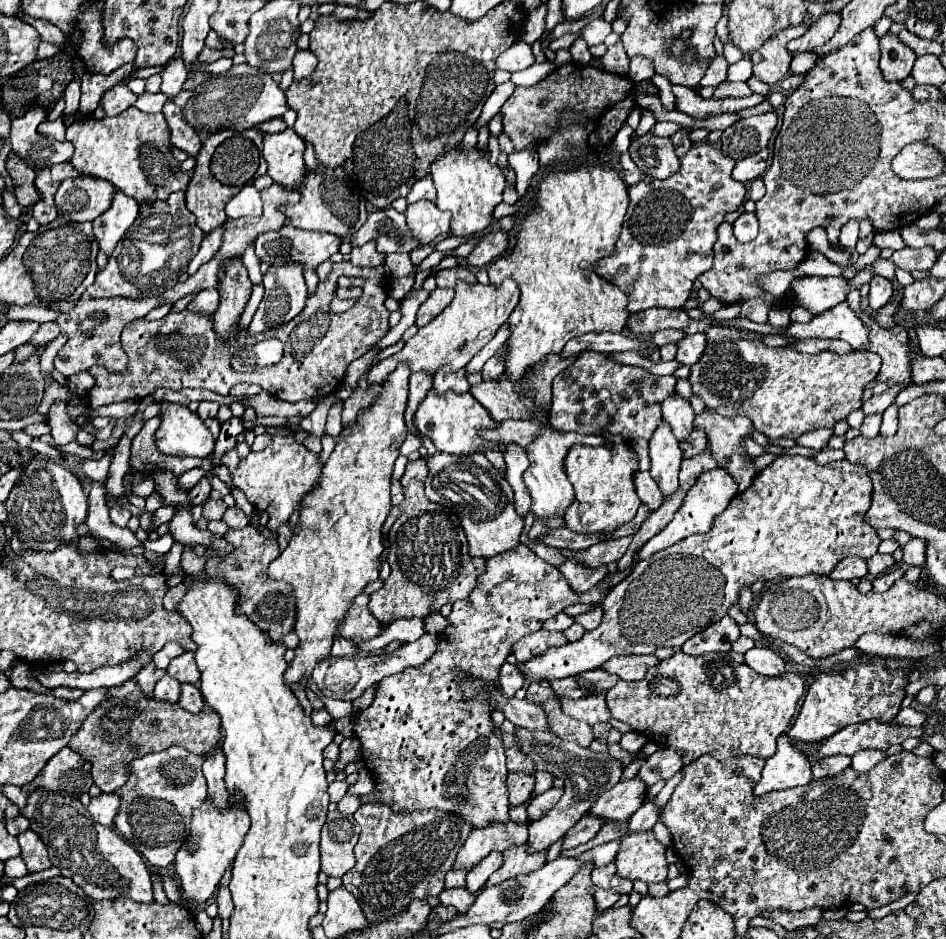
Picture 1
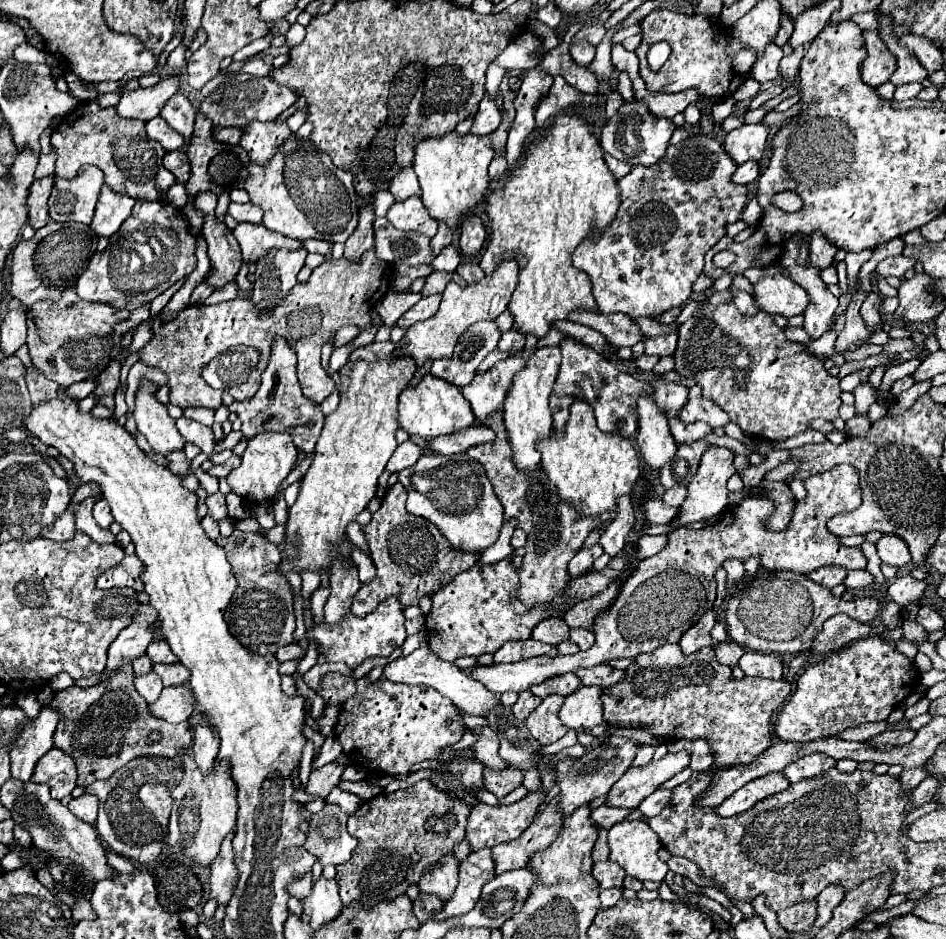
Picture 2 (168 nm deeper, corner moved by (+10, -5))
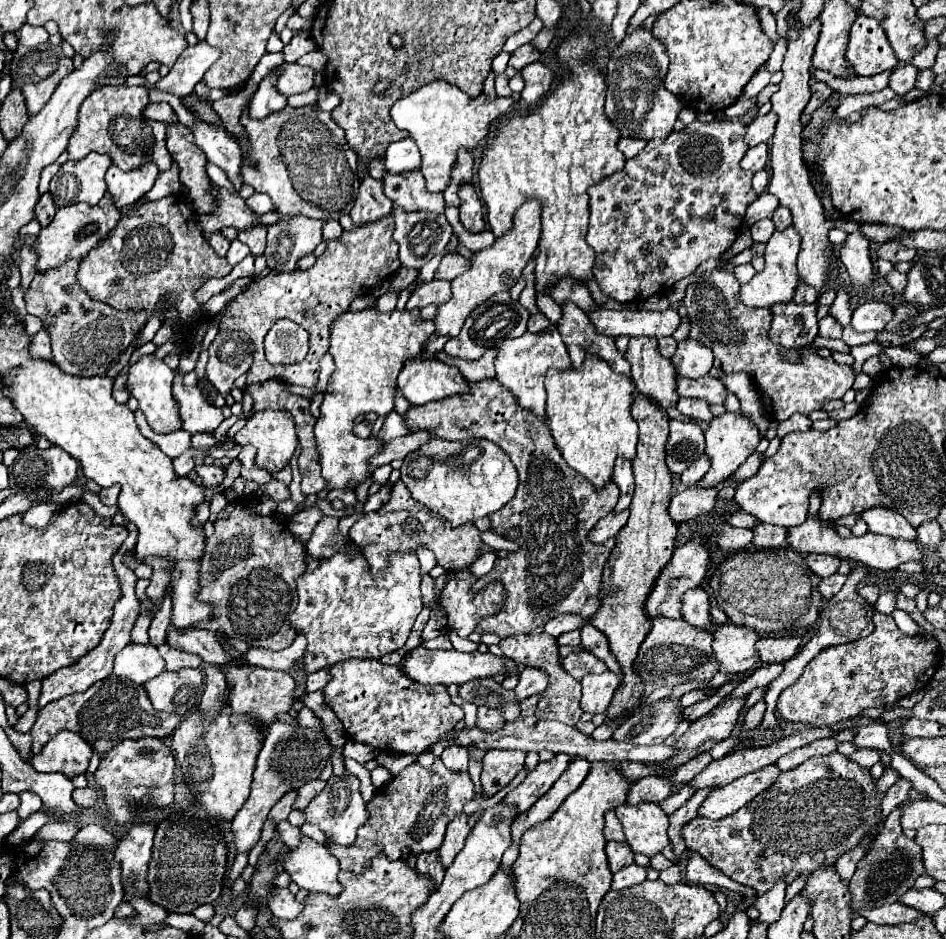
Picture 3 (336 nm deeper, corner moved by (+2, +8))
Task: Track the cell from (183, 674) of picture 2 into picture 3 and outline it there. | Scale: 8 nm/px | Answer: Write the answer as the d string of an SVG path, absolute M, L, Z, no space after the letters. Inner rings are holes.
M167 644L159 646L157 650L163 656L163 660L167 662L167 670L175 672L175 670L181 670L181 668L199 668L201 666L201 658L197 658L195 654L175 650L175 648L167 646Z

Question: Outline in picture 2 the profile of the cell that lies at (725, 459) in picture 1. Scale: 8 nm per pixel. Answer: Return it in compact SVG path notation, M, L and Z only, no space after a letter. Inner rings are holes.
M705 397L689 399L687 405L683 405L681 411L679 411L679 419L685 421L685 423L705 421L711 427L725 427L725 423L729 421L725 411L721 411L721 407L717 407L715 401L705 399Z

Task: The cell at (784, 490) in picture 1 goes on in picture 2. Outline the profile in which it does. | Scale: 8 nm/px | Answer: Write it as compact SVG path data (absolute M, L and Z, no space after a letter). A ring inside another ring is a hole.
M837 465L825 473L817 473L813 477L809 477L805 481L805 489L807 489L807 499L799 501L795 505L795 515L789 523L789 527L785 531L769 531L765 529L765 519L773 513L773 501L769 499L761 499L761 497L747 497L739 507L729 507L725 511L725 515L719 517L719 521L711 527L705 529L675 529L669 535L669 543L665 547L665 551L639 561L637 569L627 577L627 581L623 581L623 587L619 591L619 597L615 599L615 603L603 611L597 621L595 621L595 645L589 651L579 651L575 655L557 655L557 657L533 657L533 659L525 659L525 661L517 661L511 665L475 665L473 669L465 669L465 673L483 683L493 695L497 693L505 693L505 691L525 691L529 689L533 683L541 683L549 677L555 675L563 675L563 673L571 673L577 667L591 667L591 665L599 665L599 663L607 663L611 659L623 659L623 657L637 657L639 653L649 653L655 651L657 647L665 645L665 643L679 643L681 635L689 629L689 625L693 625L703 611L711 609L715 603L715 571L723 565L725 559L737 557L741 561L745 561L747 557L753 555L761 555L761 567L769 569L769 571L781 571L781 569L789 569L801 575L807 575L823 565L839 565L845 569L865 569L867 567L867 559L863 555L863 551L859 547L843 547L839 545L837 537L833 533L827 531L825 523L829 517L837 515L837 513L845 513L845 511L853 511L861 505L861 491L857 487L857 469L853 465Z

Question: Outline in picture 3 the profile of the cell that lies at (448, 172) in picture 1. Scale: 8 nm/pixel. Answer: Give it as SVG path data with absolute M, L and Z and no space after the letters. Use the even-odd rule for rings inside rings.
M435 80L393 104L391 108L393 122L397 124L397 128L407 130L421 150L423 156L421 172L427 180L429 192L445 192L445 188L451 182L451 170L457 162L457 152L465 148L467 152L473 154L485 142L491 124L497 122L501 116L505 116L511 104L519 98L520 93L514 92L509 98L497 96L493 102L485 102L483 94L477 98L469 98L457 86L451 86L449 82L443 80Z

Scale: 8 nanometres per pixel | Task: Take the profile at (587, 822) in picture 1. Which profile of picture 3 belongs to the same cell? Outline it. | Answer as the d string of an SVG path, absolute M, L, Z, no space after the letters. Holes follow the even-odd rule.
M647 776L633 782L627 790L627 804L641 804L641 802L661 802L669 796L669 784L665 778Z

